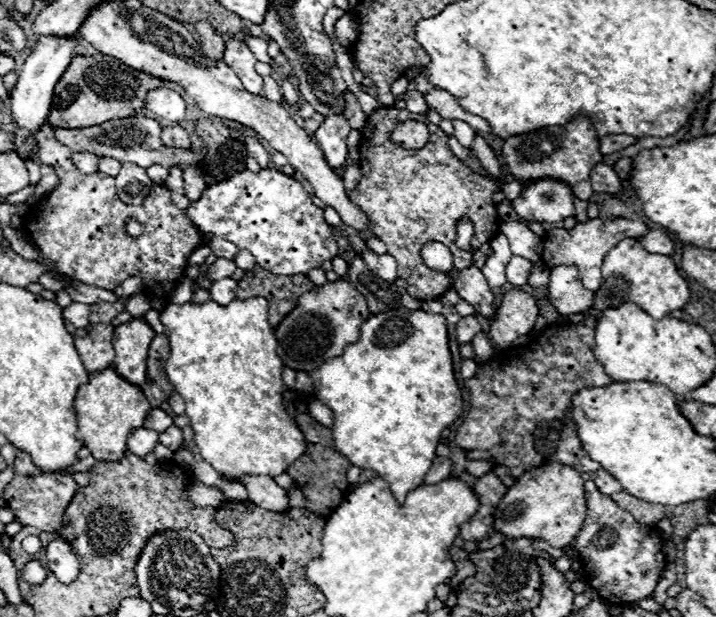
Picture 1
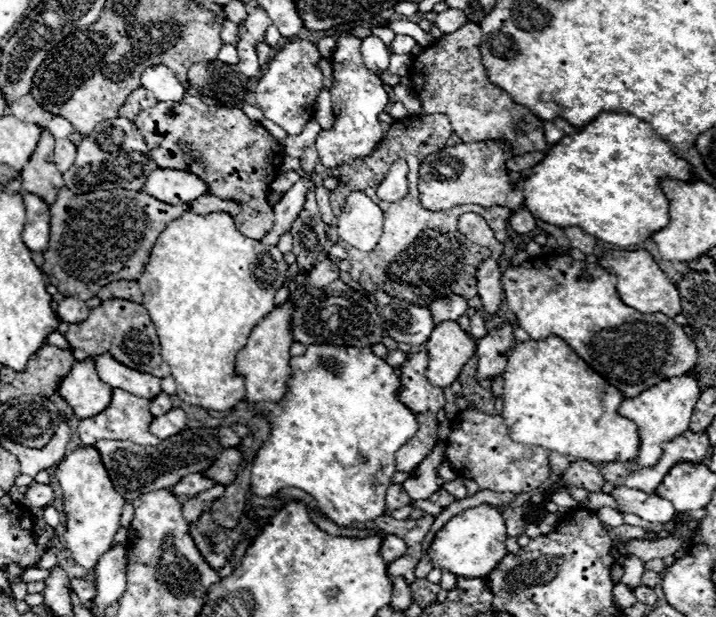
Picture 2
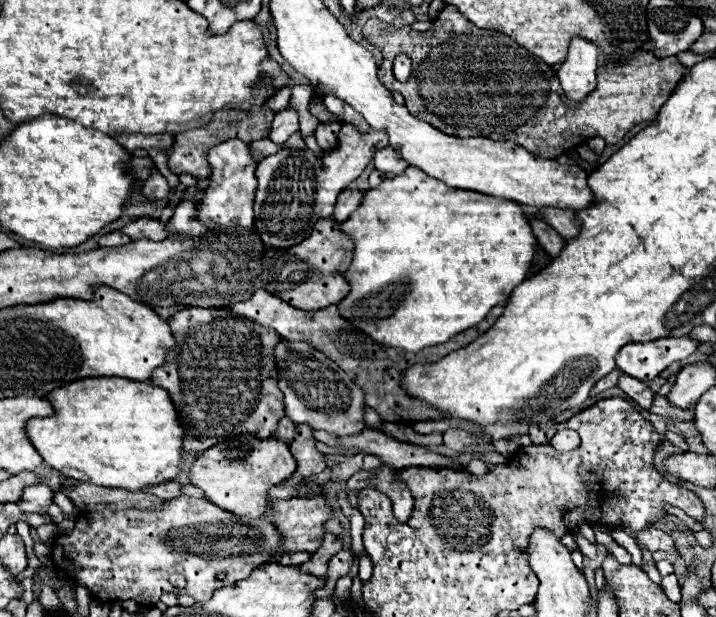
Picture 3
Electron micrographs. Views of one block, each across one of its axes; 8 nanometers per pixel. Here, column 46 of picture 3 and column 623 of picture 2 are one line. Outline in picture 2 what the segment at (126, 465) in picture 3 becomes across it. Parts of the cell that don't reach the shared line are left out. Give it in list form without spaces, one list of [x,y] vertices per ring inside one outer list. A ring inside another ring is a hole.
[[[552,336],[548,340],[532,340],[520,342],[512,352],[508,352],[508,366],[504,370],[504,410],[502,416],[508,426],[508,434],[512,440],[542,446],[550,452],[558,452],[564,456],[582,458],[594,464],[608,462],[632,462],[640,450],[638,426],[618,414],[618,406],[624,400],[622,392],[616,392],[600,374],[592,372],[564,340]]]

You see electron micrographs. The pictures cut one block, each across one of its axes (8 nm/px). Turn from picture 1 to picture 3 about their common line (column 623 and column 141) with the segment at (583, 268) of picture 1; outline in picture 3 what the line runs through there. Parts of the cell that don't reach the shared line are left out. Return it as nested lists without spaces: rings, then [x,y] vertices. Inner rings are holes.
[[[138,218],[130,224],[126,224],[122,228],[124,234],[128,234],[132,240],[154,240],[154,242],[160,242],[166,238],[166,226],[162,226],[158,220],[152,220],[152,218]]]

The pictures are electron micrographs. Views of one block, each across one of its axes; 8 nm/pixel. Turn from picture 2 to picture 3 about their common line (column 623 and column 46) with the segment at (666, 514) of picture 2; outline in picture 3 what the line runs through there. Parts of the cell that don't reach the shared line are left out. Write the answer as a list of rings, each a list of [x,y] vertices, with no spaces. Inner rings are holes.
[[[34,484],[24,488],[22,498],[18,500],[18,508],[24,514],[46,514],[48,506],[52,504],[54,492],[46,484]]]

